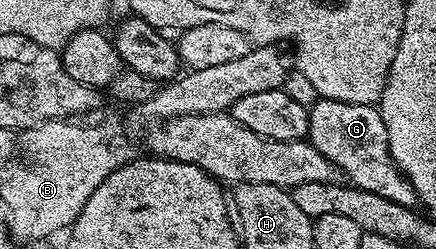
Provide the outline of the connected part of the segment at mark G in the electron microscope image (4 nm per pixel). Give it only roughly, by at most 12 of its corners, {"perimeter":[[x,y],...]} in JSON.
{"perimeter":[[320,98],[308,141],[350,184],[408,209],[377,105]]}

